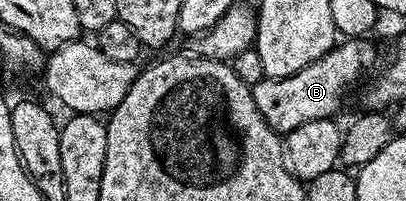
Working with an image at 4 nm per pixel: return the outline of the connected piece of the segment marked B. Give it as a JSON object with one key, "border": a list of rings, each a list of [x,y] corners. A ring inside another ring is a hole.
{"border":[[[365,36],[341,40],[319,60],[307,64],[298,74],[286,78],[266,78],[251,87],[255,108],[267,120],[271,129],[286,136],[308,121],[332,119],[341,106],[345,93],[361,78],[364,70],[372,71],[377,62],[377,50]],[[345,41],[345,42],[344,42]]]}

